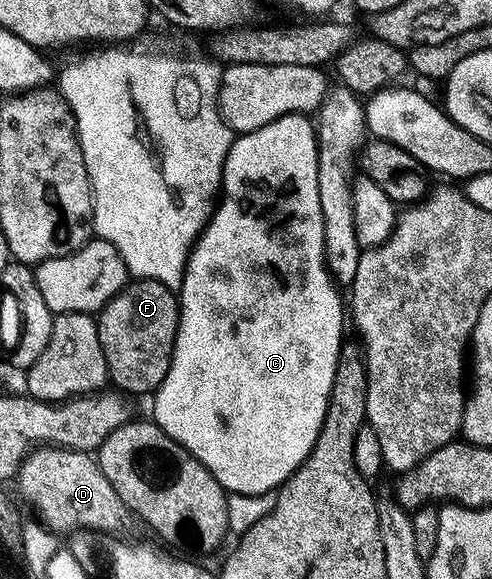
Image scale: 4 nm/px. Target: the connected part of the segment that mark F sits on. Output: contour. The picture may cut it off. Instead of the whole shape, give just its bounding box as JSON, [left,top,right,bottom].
[97,278,179,396]

